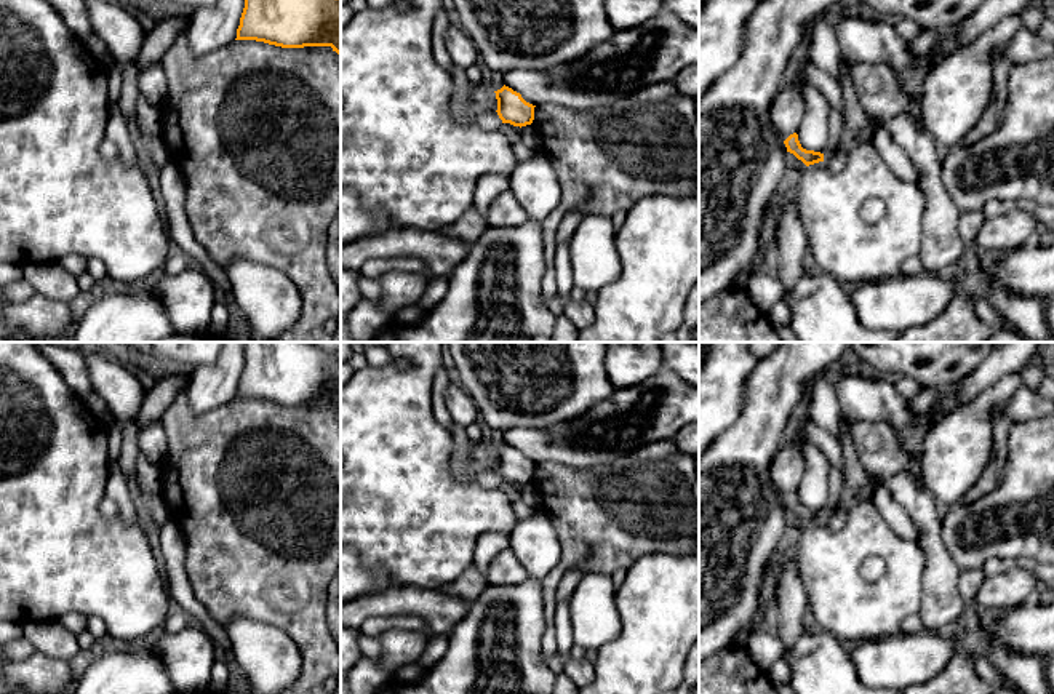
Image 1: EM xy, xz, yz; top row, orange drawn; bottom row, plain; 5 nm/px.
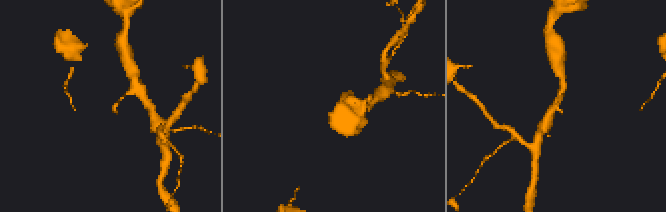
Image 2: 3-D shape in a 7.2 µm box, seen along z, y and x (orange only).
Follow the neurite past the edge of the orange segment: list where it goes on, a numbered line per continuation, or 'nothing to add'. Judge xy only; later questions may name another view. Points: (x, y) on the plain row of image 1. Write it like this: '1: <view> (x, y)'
nothing to add

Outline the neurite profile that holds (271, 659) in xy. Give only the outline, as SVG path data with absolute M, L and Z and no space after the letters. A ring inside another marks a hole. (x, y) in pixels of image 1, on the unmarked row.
M240 616L226 630L235 660L256 692L278 694L297 680L302 656L281 628Z

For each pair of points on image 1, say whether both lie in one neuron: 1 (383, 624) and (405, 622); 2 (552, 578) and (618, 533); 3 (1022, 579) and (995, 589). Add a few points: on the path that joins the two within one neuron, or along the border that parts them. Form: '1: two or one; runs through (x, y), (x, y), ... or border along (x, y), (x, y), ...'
1: one; runs through (387, 624), (400, 622)
2: one; runs through (568, 562), (595, 533), (602, 533)
3: one; runs through (1016, 584), (1011, 589), (1002, 589)

